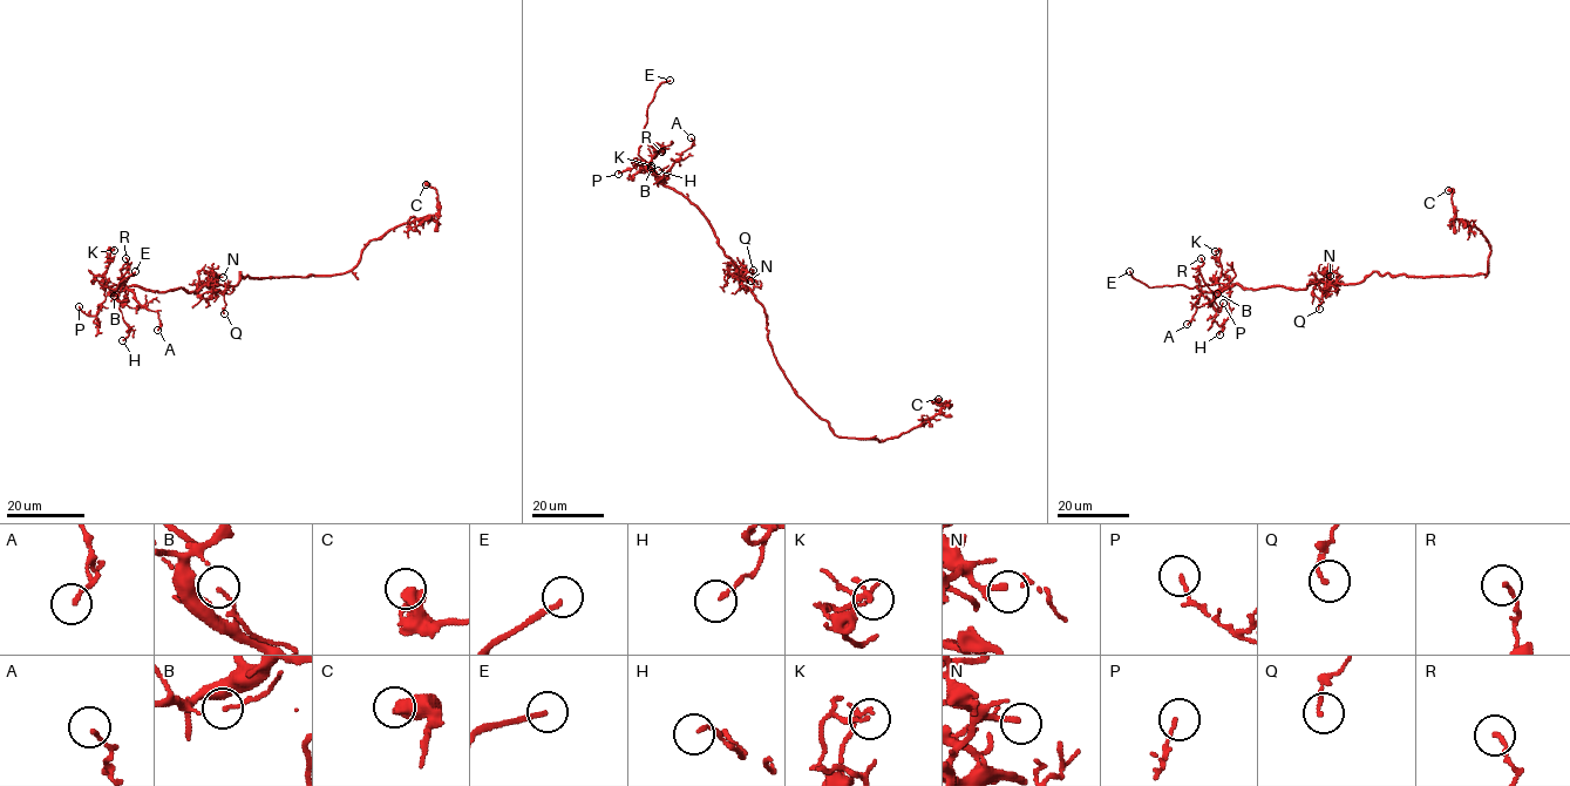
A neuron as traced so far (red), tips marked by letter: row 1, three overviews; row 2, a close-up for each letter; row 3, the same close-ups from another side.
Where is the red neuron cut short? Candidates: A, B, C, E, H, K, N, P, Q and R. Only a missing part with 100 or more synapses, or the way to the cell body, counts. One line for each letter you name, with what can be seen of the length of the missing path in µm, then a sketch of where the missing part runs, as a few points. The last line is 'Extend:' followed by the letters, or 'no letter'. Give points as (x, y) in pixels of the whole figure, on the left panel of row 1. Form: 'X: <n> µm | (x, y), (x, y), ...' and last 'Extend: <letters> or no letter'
E: 30 µm
Extend: E

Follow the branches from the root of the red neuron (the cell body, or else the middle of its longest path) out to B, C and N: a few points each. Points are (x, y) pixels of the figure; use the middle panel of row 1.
B: (767, 323), (765, 307), (742, 284), (740, 270), (719, 244), (707, 217), (686, 197), (666, 187), (651, 168)
C: (767, 323), (768, 340), (787, 381), (837, 436), (879, 441), (897, 438), (950, 405), (938, 399)
N: (767, 323), (765, 307), (741, 279), (750, 280)

